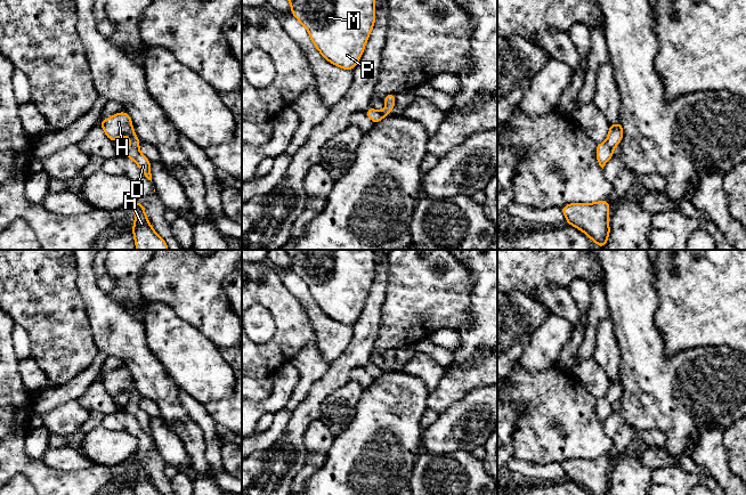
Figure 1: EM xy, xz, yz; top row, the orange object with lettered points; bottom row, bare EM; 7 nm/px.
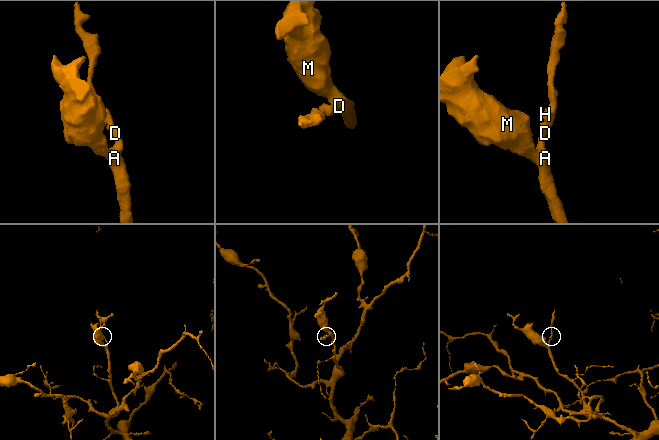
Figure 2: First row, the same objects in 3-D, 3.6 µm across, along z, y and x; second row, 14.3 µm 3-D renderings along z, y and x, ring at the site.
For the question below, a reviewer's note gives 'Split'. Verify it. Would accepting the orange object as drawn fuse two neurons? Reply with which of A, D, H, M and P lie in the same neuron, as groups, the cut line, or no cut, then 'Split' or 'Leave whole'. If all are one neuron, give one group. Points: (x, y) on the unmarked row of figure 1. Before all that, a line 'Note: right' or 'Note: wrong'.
Note: wrong
Groups: A D H M P. No split. Leave whole

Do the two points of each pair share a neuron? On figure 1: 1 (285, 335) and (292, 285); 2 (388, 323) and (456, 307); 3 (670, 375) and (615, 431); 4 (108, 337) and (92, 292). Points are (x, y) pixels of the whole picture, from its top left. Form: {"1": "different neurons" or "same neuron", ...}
{"1": "different neurons", "2": "same neuron", "3": "different neurons", "4": "same neuron"}

